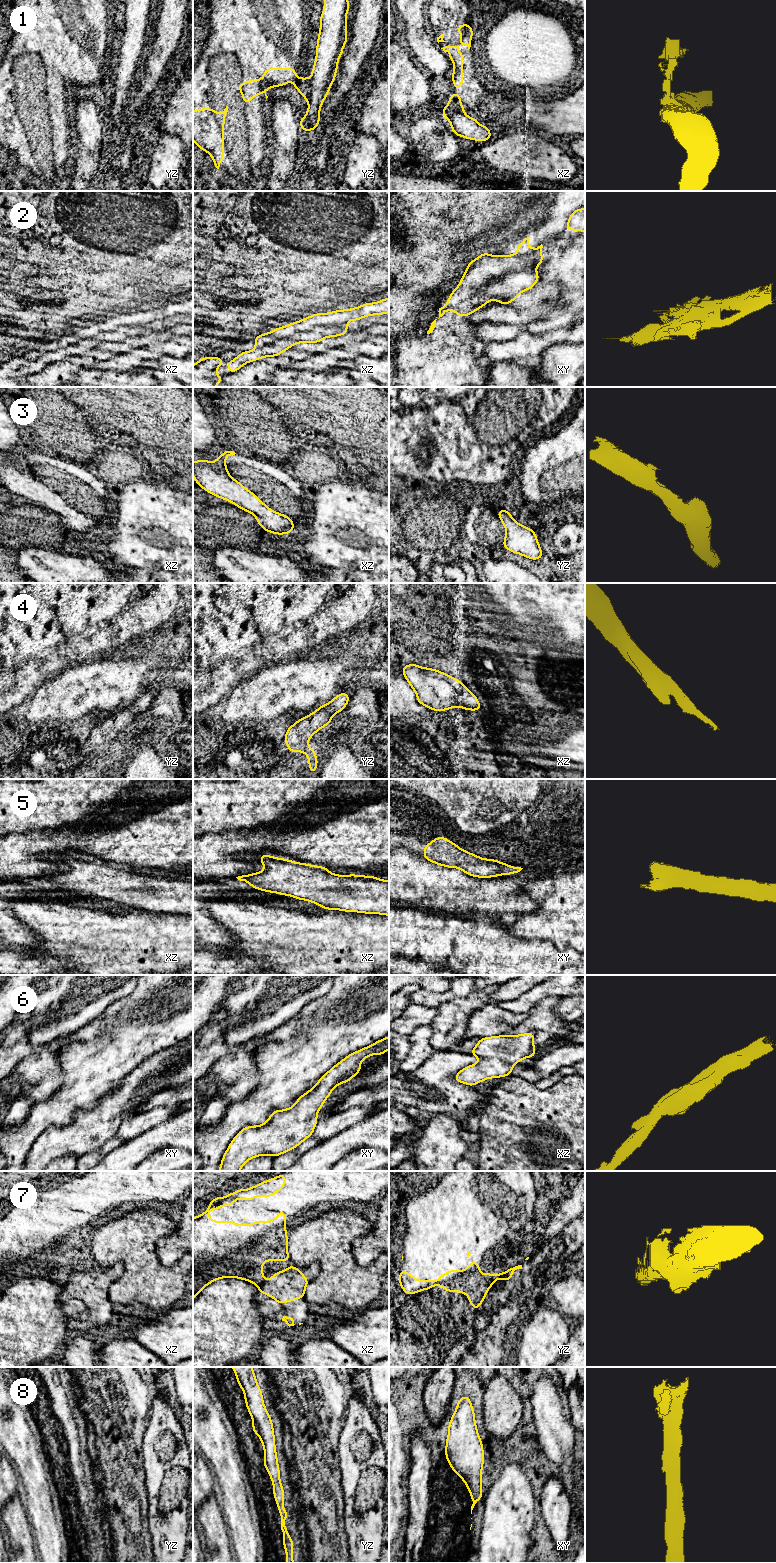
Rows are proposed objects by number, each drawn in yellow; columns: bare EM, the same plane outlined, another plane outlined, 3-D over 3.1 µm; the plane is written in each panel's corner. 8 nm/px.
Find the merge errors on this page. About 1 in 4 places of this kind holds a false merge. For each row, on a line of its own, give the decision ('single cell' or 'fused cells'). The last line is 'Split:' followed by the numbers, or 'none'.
1: fused cells
2: single cell
3: single cell
4: single cell
5: single cell
6: single cell
7: fused cells
8: single cell
Split: 1, 7

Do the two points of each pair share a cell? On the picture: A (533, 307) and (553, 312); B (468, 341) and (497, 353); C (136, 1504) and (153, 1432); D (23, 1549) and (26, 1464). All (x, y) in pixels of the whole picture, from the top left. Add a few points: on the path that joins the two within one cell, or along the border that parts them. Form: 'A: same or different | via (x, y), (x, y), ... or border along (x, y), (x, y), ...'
A: different | border along (545, 302), (544, 314), (539, 318), (524, 323)
B: different | border along (483, 344), (480, 351), (492, 362)
C: different | border along (144, 1487), (147, 1493), (147, 1506), (149, 1508)
D: different | border along (26, 1515), (31, 1528)

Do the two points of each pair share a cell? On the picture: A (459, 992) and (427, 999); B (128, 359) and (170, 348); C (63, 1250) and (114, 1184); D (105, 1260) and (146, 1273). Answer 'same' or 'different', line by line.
A: same
B: same
C: same
D: same

